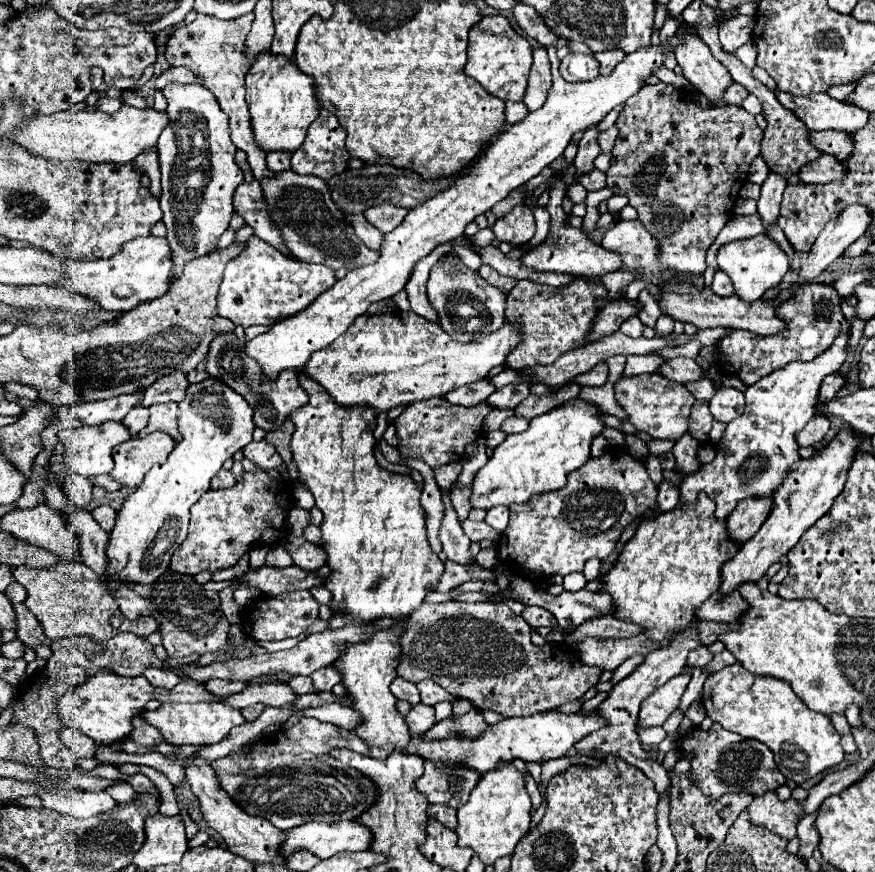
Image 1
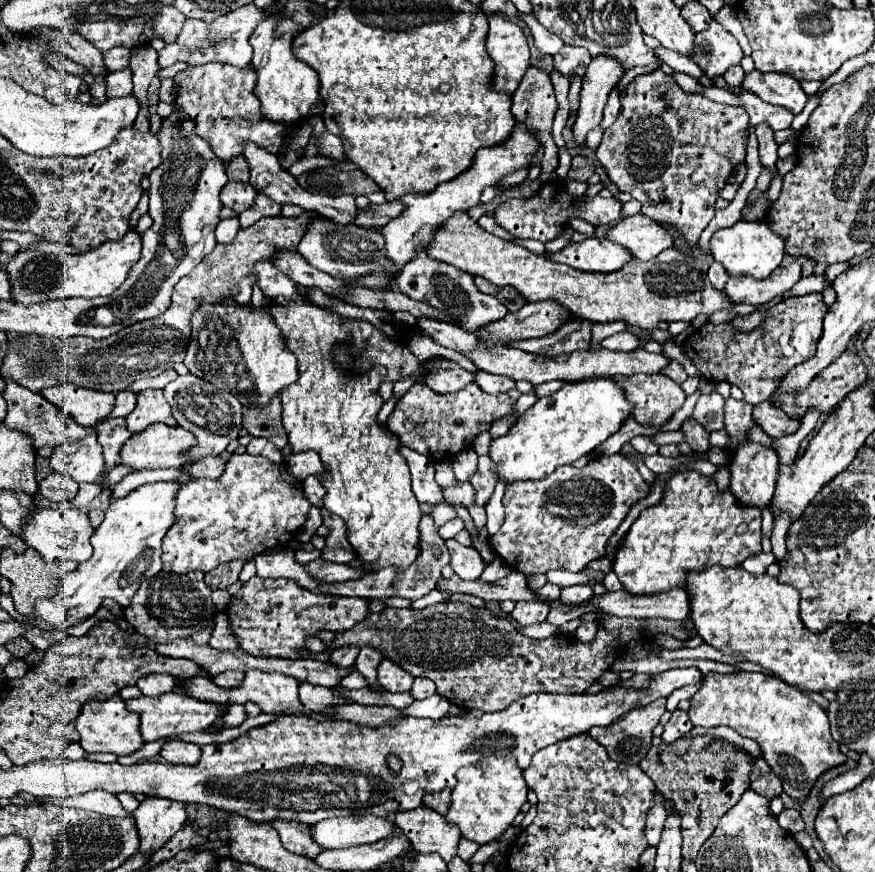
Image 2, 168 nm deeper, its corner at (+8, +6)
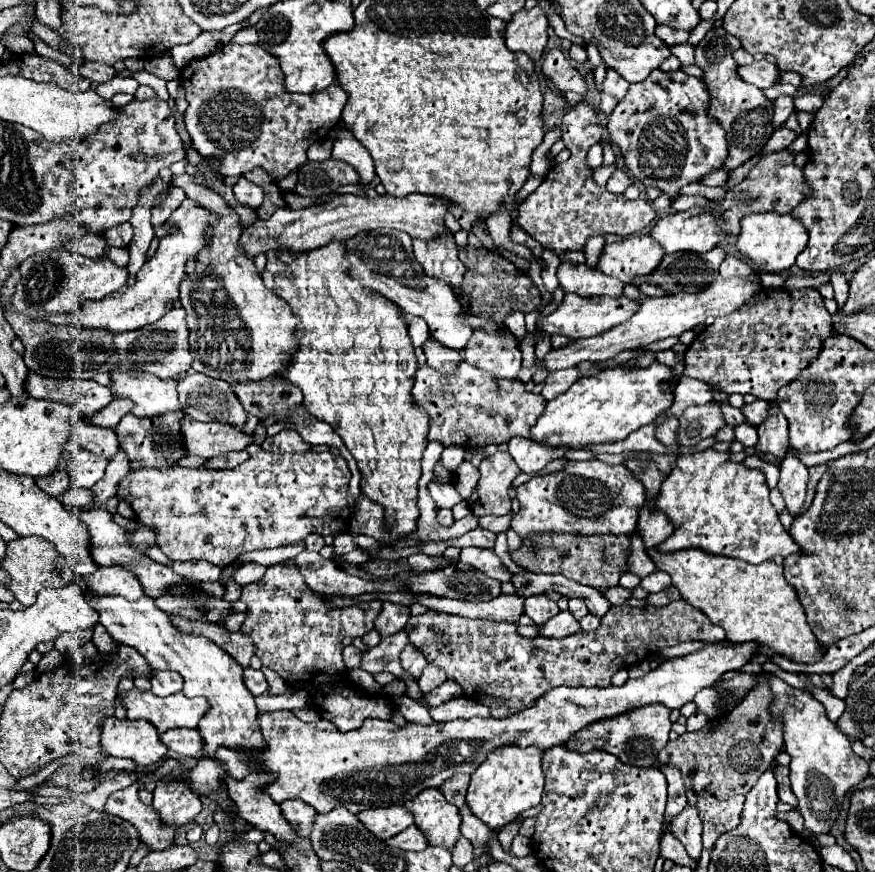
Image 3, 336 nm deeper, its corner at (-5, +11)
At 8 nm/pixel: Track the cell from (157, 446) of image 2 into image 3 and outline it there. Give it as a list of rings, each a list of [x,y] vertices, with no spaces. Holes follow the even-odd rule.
[[[182,419],[184,451],[186,455],[198,455],[202,459],[220,457],[228,451],[242,451],[254,441],[242,429],[234,429],[224,423],[200,423],[194,419]]]

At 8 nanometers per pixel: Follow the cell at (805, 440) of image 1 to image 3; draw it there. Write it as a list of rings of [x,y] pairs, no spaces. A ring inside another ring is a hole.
[[[756,399],[754,403],[744,405],[742,407],[742,413],[744,413],[744,417],[748,419],[750,425],[760,425],[764,419],[768,419],[770,403],[768,401],[762,401],[762,399]]]

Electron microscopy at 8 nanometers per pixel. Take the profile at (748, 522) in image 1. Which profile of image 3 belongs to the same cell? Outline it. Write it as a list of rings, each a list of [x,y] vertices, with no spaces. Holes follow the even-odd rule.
[[[772,401],[770,417],[762,425],[758,425],[758,443],[754,449],[758,453],[770,453],[778,461],[782,461],[788,447],[790,447],[790,443],[788,443],[788,421],[780,413],[776,401]]]

